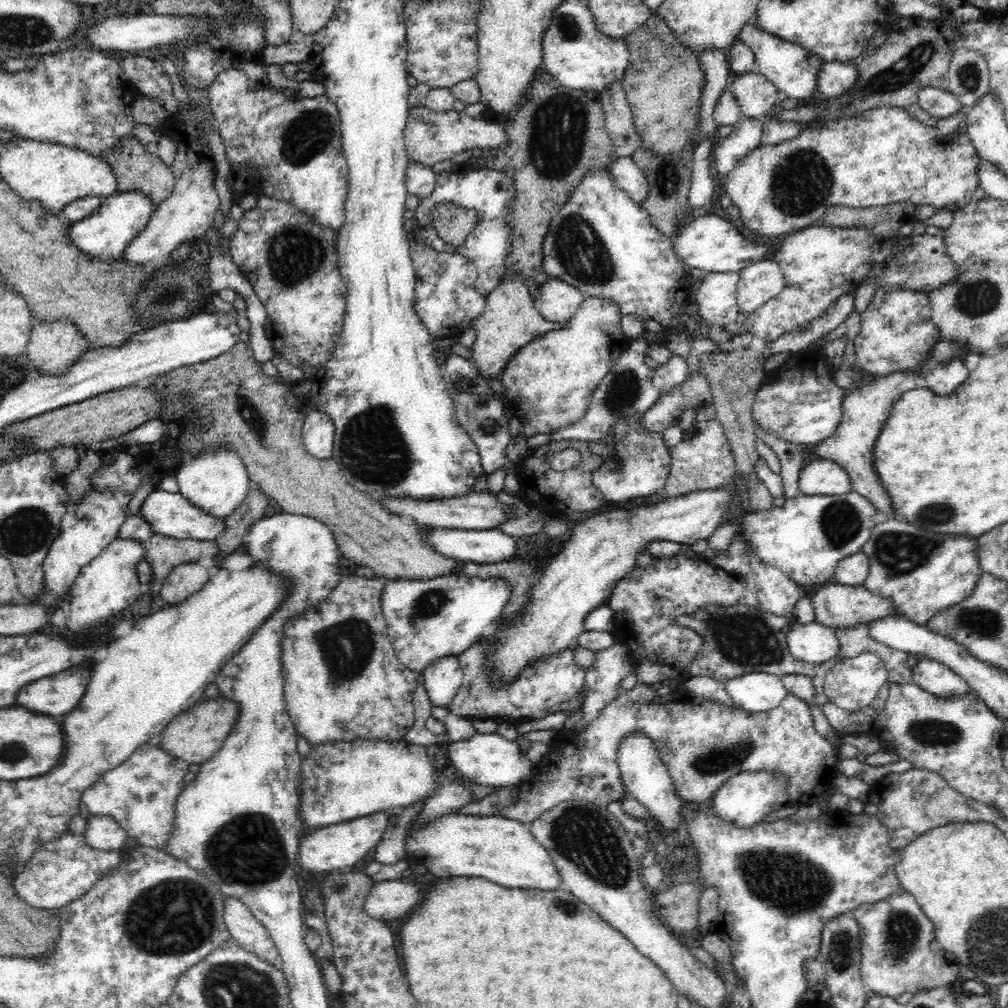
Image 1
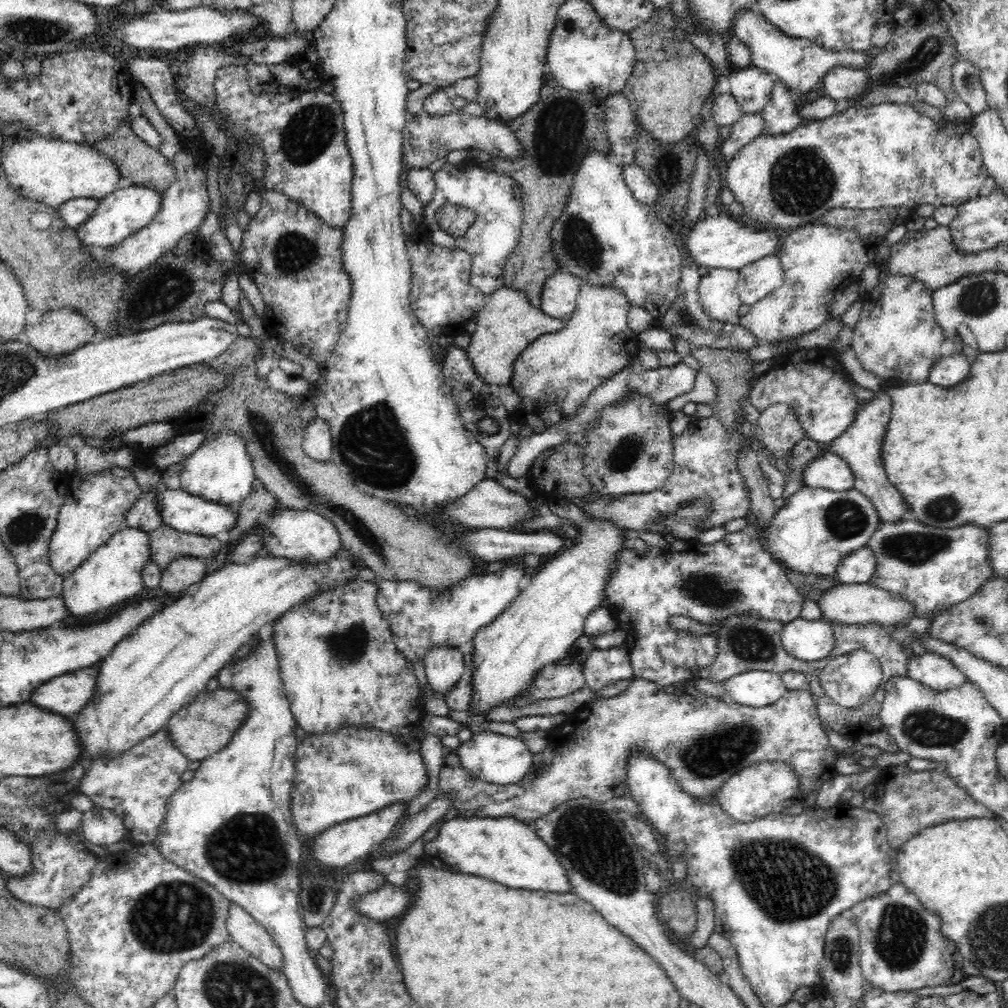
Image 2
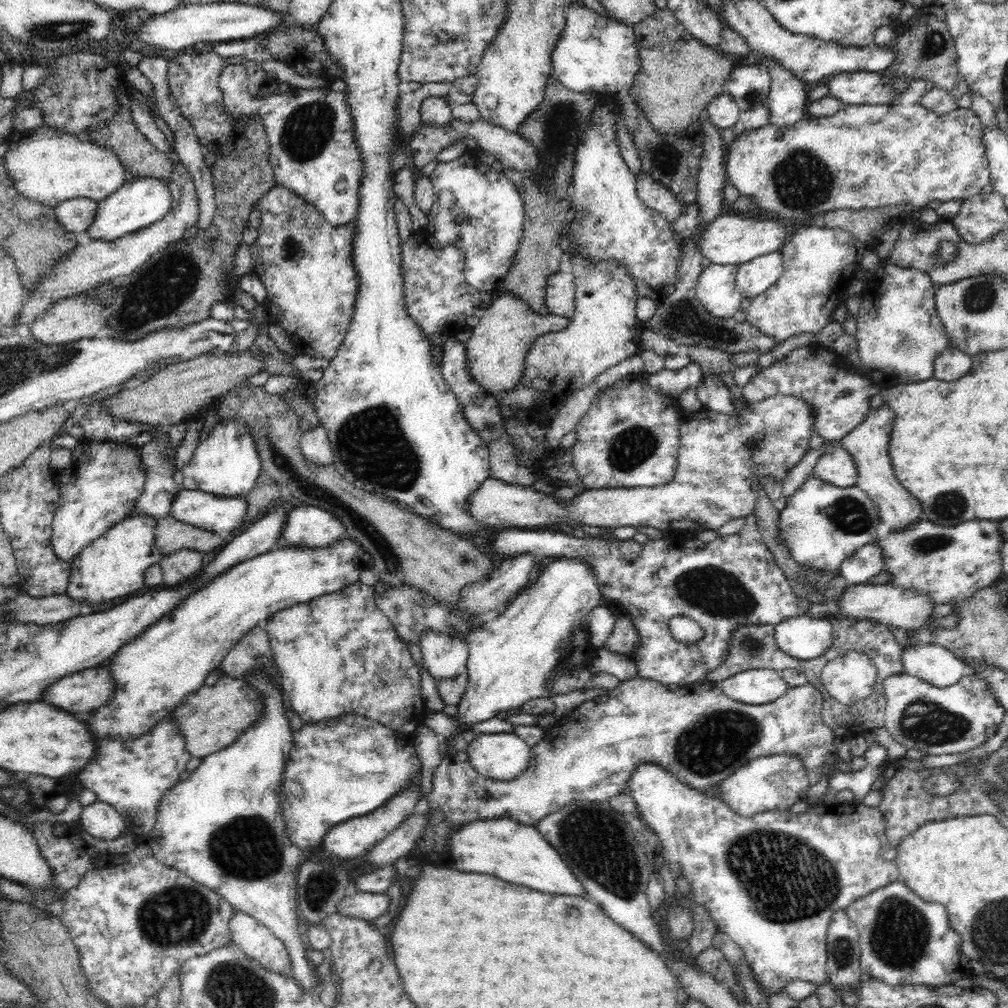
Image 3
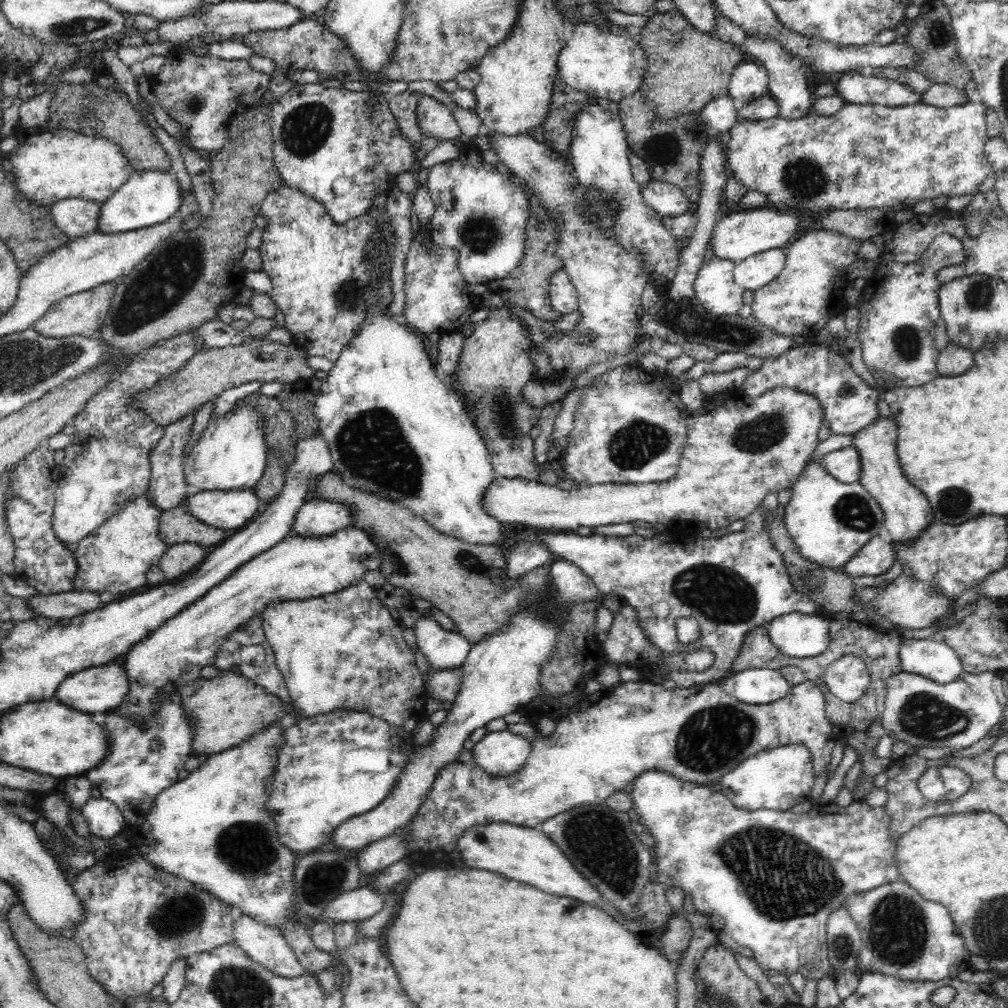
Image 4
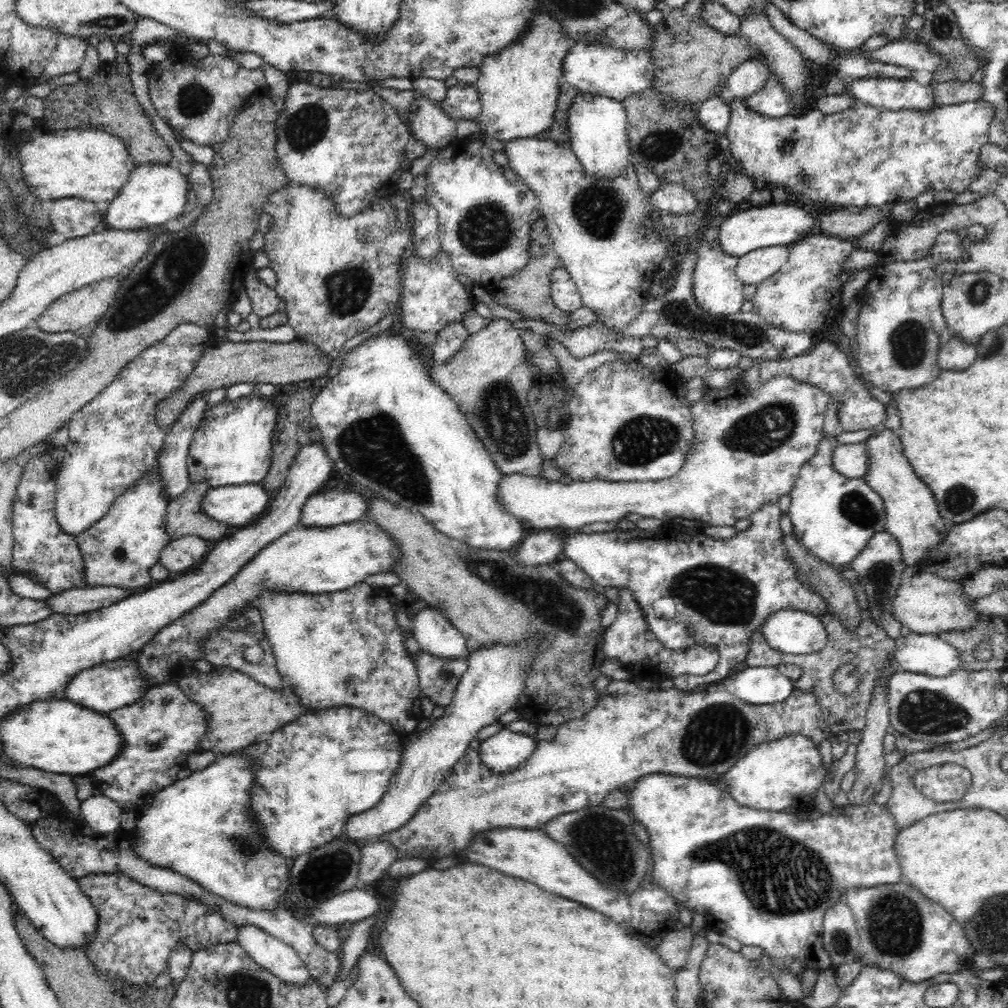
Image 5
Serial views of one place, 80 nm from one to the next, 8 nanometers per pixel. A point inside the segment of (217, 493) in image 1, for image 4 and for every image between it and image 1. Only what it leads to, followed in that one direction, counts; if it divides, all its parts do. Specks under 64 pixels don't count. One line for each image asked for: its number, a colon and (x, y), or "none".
2: (220, 471)
3: (225, 463)
4: (231, 454)

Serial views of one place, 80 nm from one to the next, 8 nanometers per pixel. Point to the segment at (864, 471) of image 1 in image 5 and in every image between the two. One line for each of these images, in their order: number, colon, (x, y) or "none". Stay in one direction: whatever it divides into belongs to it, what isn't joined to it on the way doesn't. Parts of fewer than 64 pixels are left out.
2: (860, 446)
3: (867, 444)
4: (907, 512)
5: (913, 520)

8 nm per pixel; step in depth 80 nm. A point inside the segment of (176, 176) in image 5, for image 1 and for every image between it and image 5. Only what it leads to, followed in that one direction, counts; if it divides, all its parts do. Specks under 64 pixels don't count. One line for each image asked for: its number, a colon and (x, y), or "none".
1: (104, 234)
2: (127, 210)
3: (139, 202)
4: (148, 197)

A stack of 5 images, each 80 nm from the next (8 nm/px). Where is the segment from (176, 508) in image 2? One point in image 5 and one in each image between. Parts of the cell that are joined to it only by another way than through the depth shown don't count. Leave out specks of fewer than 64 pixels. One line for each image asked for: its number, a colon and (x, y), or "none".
3: (216, 514)
4: (229, 509)
5: (239, 505)

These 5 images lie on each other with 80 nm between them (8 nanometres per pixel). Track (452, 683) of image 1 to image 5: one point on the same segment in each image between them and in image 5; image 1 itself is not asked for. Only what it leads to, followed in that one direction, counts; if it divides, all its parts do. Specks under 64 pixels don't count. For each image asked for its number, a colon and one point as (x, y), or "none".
2: (444, 665)
3: (445, 657)
4: (443, 649)
5: (434, 633)

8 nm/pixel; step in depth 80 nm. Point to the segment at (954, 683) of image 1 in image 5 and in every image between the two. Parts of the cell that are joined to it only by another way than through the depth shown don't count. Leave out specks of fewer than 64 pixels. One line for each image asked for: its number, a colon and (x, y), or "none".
2: (936, 672)
3: (934, 664)
4: (937, 661)
5: (923, 654)

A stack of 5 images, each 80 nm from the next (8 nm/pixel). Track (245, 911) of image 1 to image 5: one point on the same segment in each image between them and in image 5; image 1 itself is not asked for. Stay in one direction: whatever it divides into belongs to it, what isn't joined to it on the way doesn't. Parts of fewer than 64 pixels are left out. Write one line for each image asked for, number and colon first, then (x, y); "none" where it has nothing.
2: (244, 930)
3: (253, 938)
4: (261, 943)
5: (269, 953)

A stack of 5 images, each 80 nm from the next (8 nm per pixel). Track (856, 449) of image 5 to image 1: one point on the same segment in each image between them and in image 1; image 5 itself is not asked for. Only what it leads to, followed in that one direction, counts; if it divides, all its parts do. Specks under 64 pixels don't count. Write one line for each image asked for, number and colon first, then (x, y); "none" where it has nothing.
1: (819, 477)
2: (828, 471)
3: (835, 466)
4: (844, 464)

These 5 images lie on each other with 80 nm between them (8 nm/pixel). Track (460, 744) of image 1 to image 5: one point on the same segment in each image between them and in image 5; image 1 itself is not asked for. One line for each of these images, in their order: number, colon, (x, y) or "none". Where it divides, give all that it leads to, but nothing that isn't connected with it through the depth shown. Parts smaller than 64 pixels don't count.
2: (496, 758)
3: (498, 756)
4: (501, 753)
5: (503, 752)

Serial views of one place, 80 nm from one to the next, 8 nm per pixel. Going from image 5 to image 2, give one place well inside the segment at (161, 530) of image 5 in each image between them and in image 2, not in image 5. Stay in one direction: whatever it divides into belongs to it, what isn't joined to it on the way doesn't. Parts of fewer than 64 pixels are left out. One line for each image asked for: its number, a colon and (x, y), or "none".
2: (112, 575)
3: (114, 565)
4: (114, 558)

